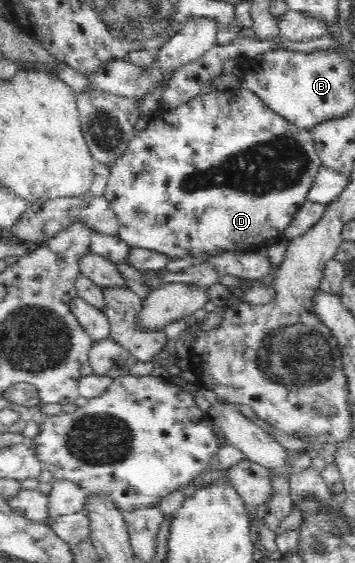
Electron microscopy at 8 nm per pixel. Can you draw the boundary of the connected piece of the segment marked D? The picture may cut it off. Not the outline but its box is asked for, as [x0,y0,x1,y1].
[104,87,323,261]

